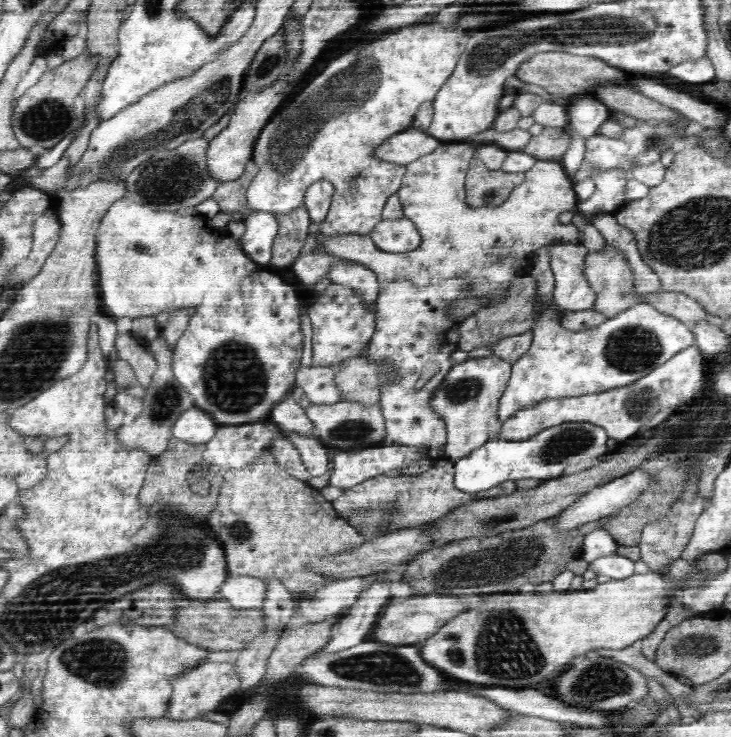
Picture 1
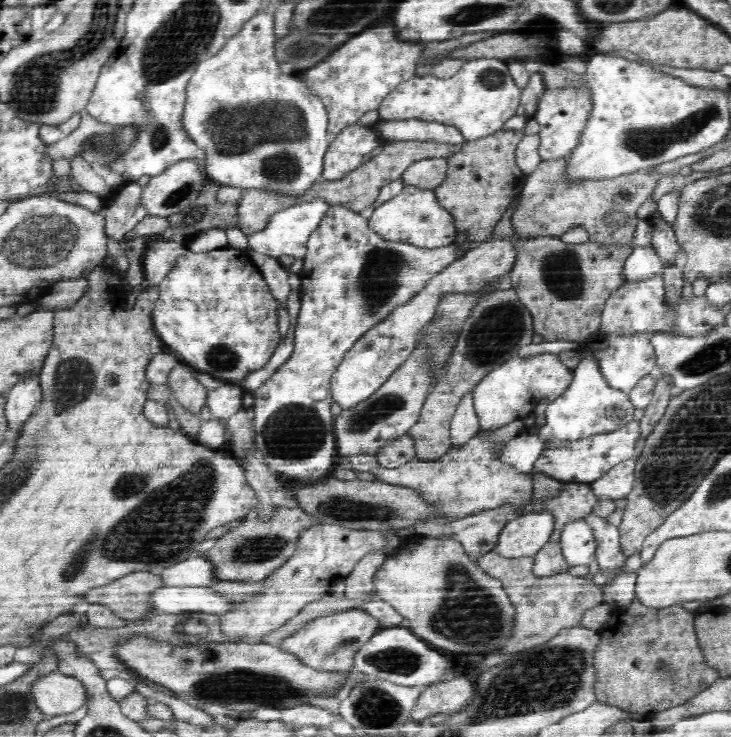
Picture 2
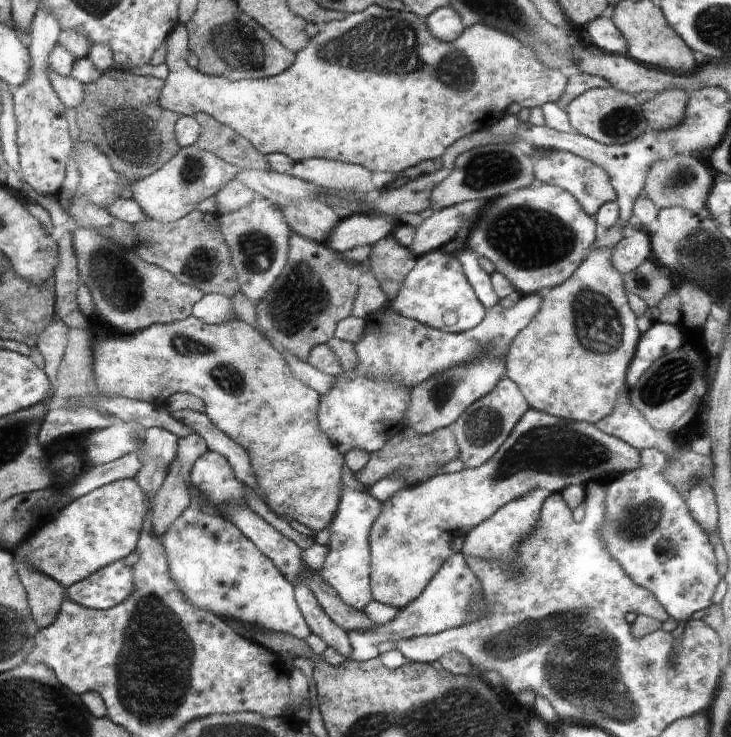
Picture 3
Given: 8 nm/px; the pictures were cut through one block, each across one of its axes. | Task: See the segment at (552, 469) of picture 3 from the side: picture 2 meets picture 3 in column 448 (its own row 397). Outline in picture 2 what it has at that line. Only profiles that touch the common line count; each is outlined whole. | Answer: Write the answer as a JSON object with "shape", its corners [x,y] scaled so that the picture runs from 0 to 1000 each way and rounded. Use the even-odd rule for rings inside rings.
{"shape":[[[736,480],[724,486],[703,486],[670,503],[654,521],[647,536],[651,564],[659,583],[679,583],[731,560],[741,540],[763,541],[785,516],[785,502],[777,501],[761,480]]]}

